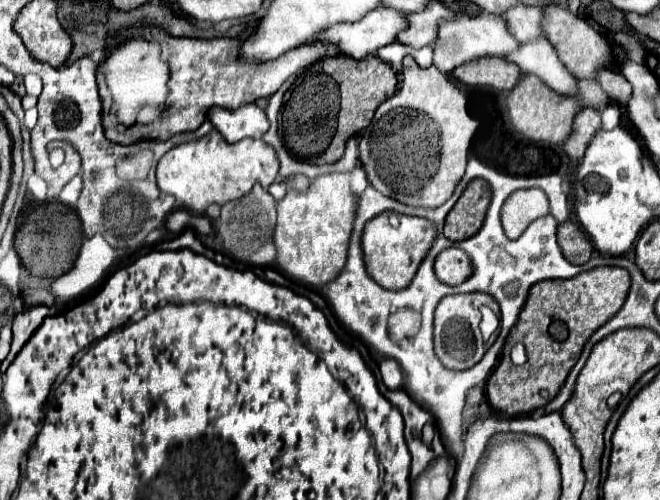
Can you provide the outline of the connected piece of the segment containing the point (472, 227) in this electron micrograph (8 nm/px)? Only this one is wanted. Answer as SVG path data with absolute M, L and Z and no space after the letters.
M473 180L467 184L461 198L455 202L451 212L445 218L443 234L445 238L459 242L473 236L485 218L487 206L491 202L491 190L485 180Z

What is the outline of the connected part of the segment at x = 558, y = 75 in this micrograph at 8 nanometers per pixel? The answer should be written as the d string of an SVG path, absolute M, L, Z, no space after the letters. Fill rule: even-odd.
M547 38L535 40L535 44L521 44L519 52L515 52L515 56L507 56L507 60L515 62L523 74L541 78L543 84L561 96L575 98L579 92L577 80L567 72Z

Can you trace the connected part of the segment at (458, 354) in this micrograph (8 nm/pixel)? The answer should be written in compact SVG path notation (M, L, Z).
M473 292L473 294L457 294L457 296L447 296L439 302L437 310L435 310L435 354L439 358L439 362L445 368L451 370L465 370L475 366L481 358L483 352L489 348L479 332L479 306L491 306L493 298L483 294L483 292Z

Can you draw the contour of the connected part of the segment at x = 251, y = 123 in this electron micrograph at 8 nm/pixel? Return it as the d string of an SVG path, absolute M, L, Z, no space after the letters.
M247 104L231 112L225 108L211 108L207 118L231 144L241 138L261 138L269 128L267 116L257 104Z

